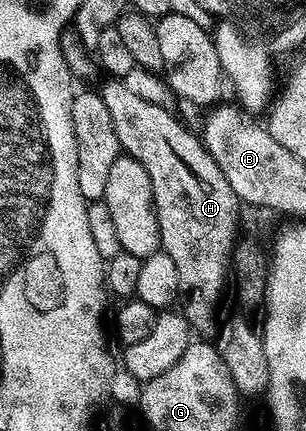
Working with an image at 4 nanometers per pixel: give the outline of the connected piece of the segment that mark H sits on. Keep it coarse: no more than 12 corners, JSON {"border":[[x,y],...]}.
{"border":[[100,88],[152,178],[161,251],[191,329],[215,327],[237,194],[161,103]]}

